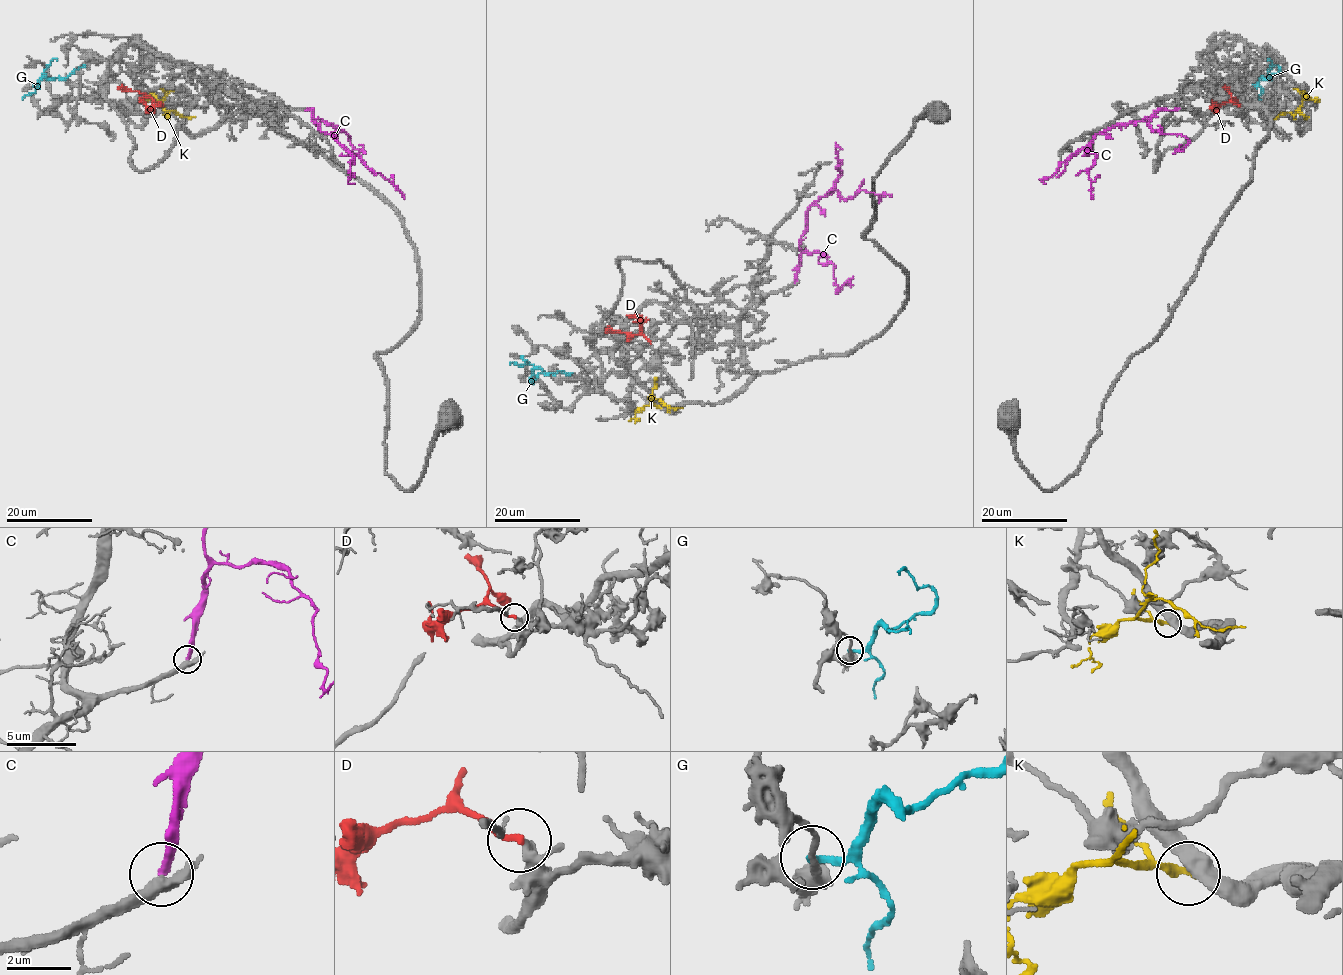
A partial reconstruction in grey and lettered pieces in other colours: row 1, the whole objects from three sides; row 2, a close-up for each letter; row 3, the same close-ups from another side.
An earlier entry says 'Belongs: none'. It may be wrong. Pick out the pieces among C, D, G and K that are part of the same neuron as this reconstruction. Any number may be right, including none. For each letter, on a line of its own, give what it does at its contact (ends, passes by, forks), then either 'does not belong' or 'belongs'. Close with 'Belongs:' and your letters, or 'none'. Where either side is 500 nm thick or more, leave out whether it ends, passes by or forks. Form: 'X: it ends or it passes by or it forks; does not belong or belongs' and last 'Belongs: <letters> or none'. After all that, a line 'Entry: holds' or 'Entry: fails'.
C: it ends; does not belong
D: it ends; does not belong
G: it ends; does not belong
K: it ends; does not belong
Belongs: none
Entry: holds

